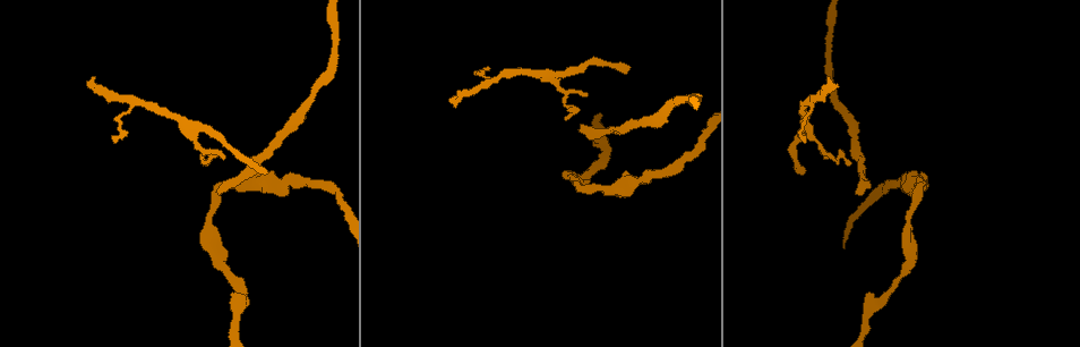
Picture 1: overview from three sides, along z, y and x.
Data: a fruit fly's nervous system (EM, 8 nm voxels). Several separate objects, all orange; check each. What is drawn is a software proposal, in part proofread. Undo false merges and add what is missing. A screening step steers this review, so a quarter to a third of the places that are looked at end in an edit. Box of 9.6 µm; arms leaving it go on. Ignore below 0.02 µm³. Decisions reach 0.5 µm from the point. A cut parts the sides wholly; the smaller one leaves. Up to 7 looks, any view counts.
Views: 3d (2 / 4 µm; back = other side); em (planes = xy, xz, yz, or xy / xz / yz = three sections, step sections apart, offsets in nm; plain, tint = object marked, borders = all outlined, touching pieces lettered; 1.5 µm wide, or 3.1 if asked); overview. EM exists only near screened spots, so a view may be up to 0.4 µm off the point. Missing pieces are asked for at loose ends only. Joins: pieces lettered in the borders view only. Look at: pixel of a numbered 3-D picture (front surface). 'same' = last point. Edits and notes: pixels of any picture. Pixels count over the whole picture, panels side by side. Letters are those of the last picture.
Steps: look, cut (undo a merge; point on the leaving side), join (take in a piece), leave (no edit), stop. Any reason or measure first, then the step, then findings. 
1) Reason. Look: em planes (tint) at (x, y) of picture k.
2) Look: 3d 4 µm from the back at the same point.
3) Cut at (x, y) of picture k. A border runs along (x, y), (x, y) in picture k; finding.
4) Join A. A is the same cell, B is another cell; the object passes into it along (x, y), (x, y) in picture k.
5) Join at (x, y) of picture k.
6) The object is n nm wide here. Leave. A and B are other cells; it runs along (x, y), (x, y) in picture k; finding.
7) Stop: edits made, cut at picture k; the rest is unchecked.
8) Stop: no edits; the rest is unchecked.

Tapers out. Look: 3d 2 µm at (216, 191) of picture 1.

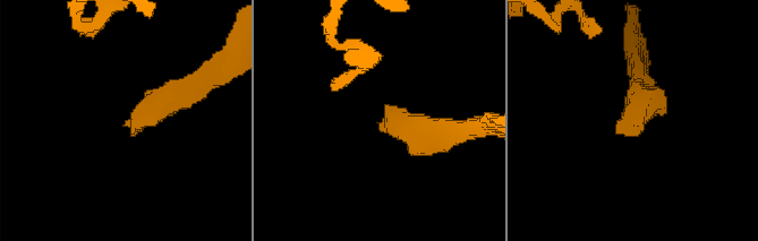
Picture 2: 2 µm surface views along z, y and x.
Need the tissue. Look: em planes (borders) at (387, 105) of picture 2.

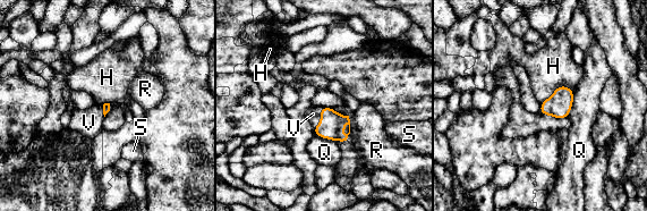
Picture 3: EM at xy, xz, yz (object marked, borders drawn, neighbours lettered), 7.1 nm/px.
Join V. V is the same cell, H, Q, R and S are other cells; the cell continues.

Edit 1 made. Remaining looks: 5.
Look: overview.

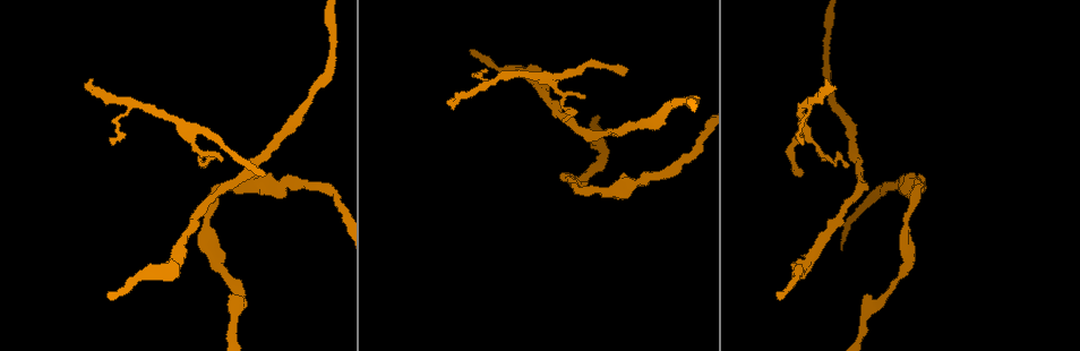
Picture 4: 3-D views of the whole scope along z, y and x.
Free end. Look: 3d 4 µm at (626, 70) of picture 4.

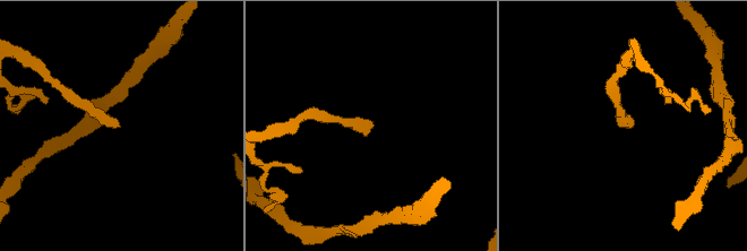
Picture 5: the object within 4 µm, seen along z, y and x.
Look: em planes (borders) at (626, 125) of picture 5.

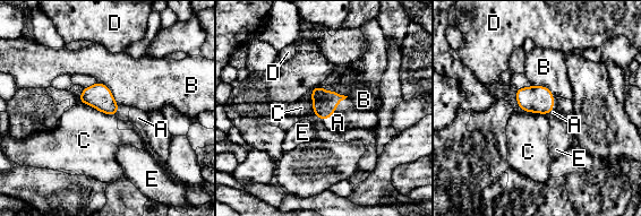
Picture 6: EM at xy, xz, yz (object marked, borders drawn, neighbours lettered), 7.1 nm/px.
The longest contact is with C, 300 nm. Join A. A is the same cell, B, C, D and E are other cells; the object passes into it along (324, 103), (328, 117), (338, 122) in picture 6; it goes on there.

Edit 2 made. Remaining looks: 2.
Stop: edits made, join at picture 3, join at picture 6; the rest is unchecked.

